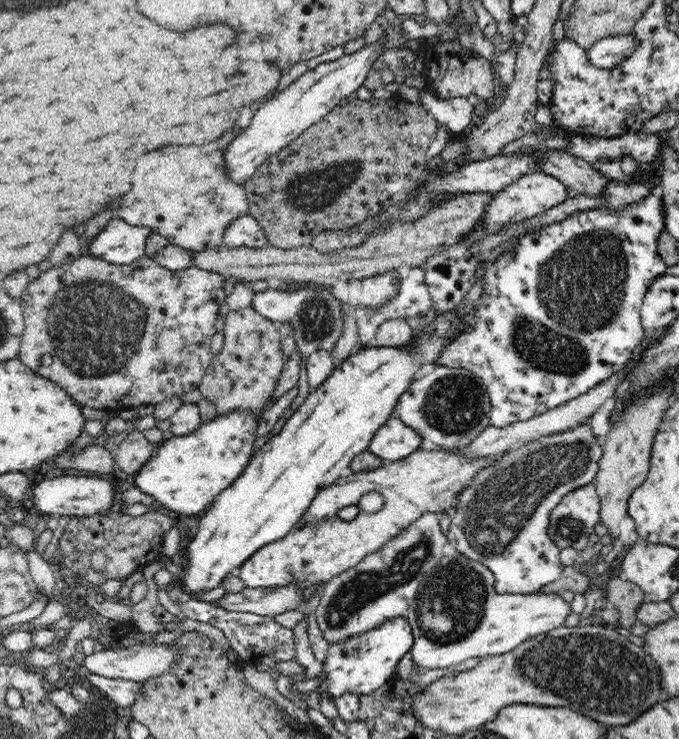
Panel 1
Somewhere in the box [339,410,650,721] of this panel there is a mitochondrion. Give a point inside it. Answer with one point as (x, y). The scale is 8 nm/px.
(498, 511)

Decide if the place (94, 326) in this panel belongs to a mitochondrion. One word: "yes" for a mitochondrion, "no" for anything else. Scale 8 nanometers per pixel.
yes

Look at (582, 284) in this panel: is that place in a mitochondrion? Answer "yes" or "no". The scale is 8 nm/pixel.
yes

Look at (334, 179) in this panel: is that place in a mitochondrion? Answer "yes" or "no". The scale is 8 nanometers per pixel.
yes

